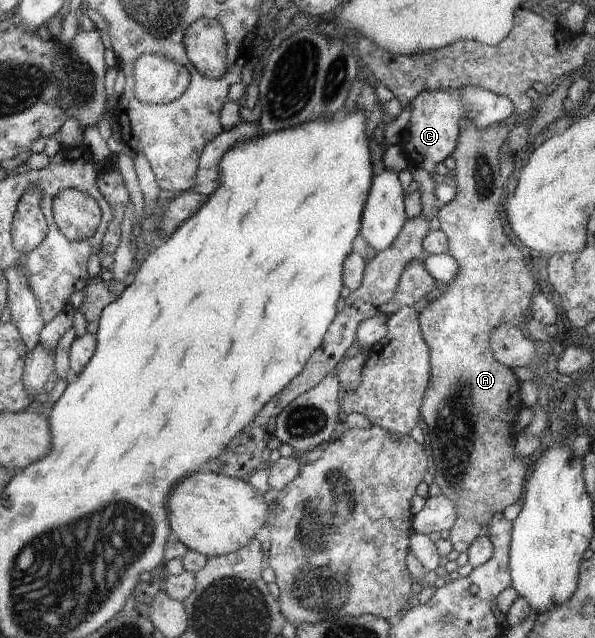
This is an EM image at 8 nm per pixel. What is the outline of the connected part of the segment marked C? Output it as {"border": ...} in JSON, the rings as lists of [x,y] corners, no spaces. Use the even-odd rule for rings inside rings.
{"border":[[[467,87],[458,91],[425,91],[412,105],[412,117],[402,132],[403,151],[410,163],[418,164],[431,176],[436,173],[435,166],[450,157],[456,149],[461,124],[470,119],[478,127],[488,127],[502,123],[514,114],[513,105],[506,96],[494,95],[492,92]]]}

